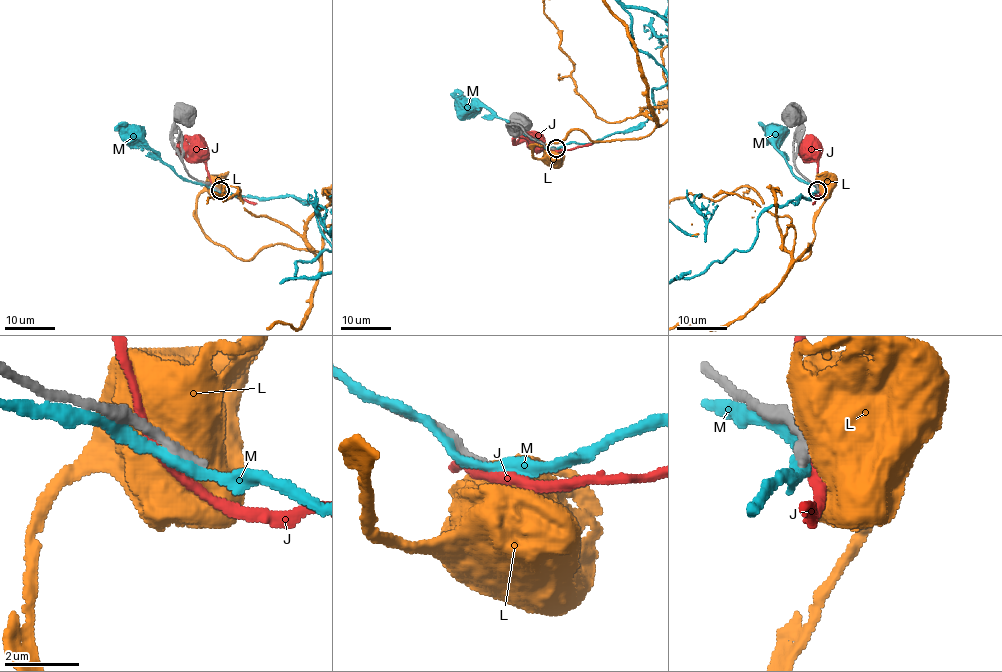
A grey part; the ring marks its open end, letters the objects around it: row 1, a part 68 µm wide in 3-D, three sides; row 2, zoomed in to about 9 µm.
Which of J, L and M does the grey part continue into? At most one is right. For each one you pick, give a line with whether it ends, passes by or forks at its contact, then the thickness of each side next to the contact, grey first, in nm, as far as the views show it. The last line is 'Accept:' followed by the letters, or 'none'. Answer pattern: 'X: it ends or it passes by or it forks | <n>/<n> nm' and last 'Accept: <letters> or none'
Accept: none

